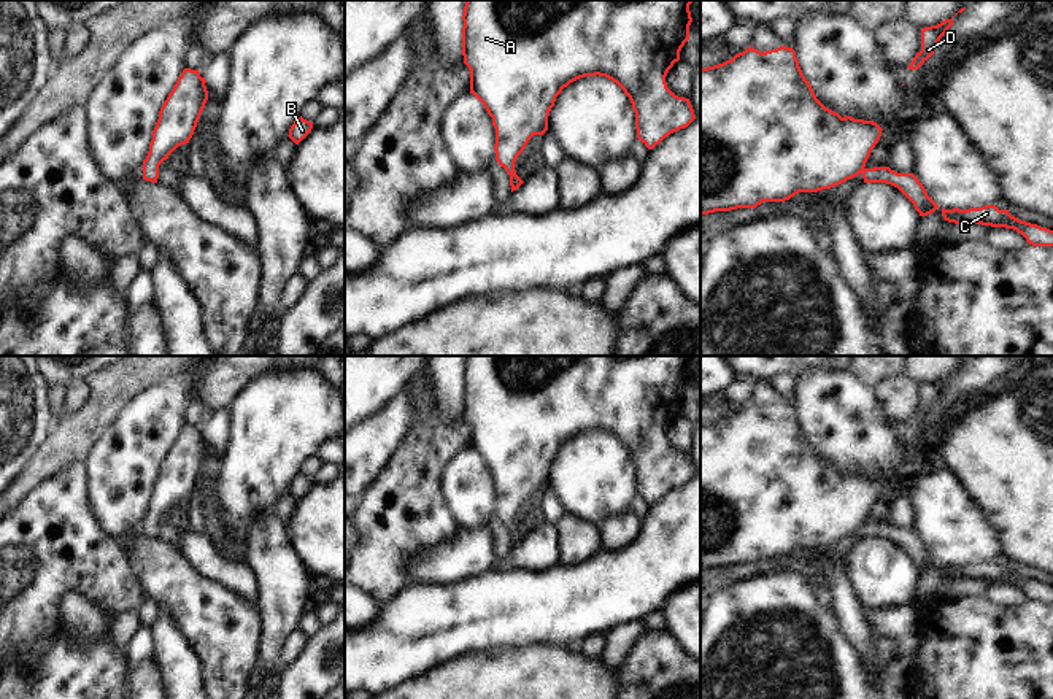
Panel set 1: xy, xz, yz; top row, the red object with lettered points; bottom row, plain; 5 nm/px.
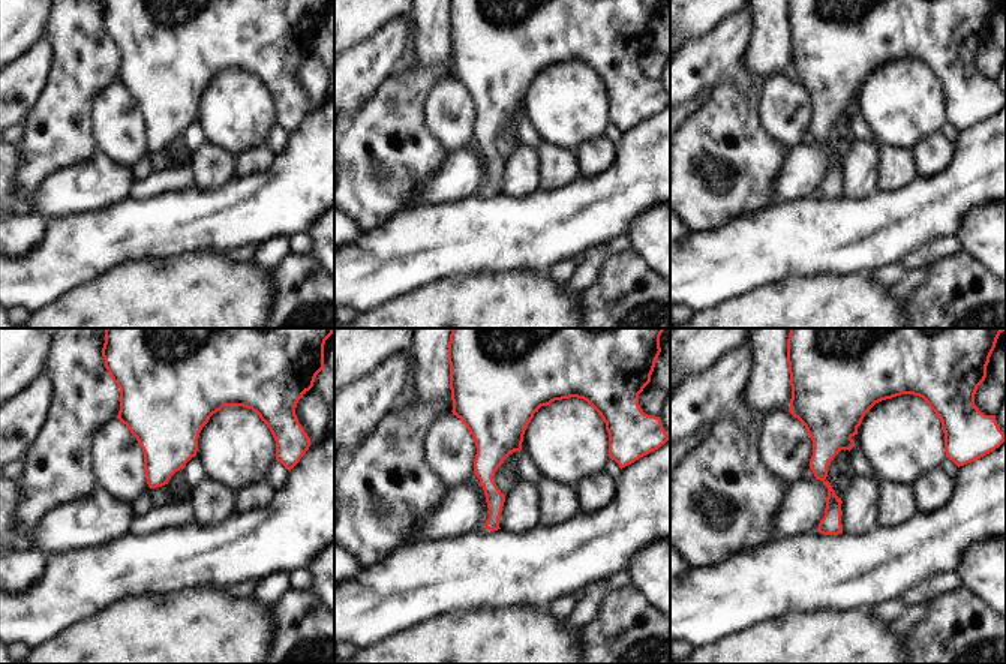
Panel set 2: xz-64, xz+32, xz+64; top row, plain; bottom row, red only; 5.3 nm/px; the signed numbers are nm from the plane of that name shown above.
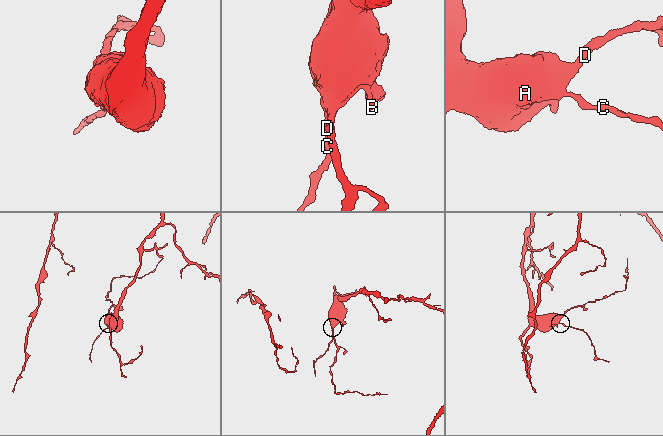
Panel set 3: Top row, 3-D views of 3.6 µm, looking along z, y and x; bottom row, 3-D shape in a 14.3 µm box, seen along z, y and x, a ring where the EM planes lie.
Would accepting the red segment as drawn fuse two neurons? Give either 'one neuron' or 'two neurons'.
one neuron

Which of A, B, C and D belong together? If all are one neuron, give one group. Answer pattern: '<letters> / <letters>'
A B C D

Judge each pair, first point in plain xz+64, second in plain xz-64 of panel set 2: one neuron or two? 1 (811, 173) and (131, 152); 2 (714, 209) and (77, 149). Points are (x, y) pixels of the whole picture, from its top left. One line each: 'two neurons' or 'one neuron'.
1: two neurons
2: one neuron

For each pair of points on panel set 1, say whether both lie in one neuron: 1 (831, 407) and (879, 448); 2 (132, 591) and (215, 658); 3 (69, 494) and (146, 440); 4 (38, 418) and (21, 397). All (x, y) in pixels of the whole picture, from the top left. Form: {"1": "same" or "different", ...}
{"1": "same", "2": "different", "3": "different", "4": "same"}

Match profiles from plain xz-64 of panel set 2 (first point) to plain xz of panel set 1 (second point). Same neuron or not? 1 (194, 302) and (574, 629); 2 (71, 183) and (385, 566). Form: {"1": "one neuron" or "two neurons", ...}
{"1": "two neurons", "2": "two neurons"}

